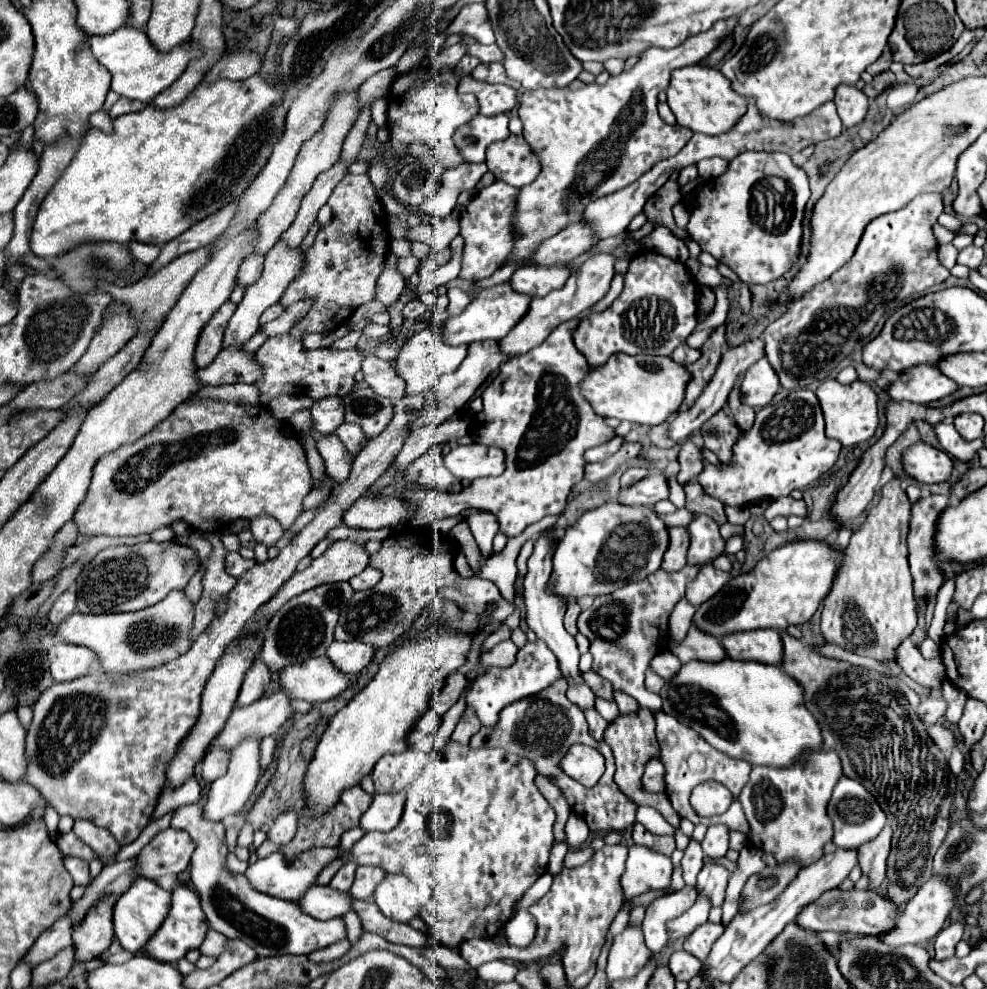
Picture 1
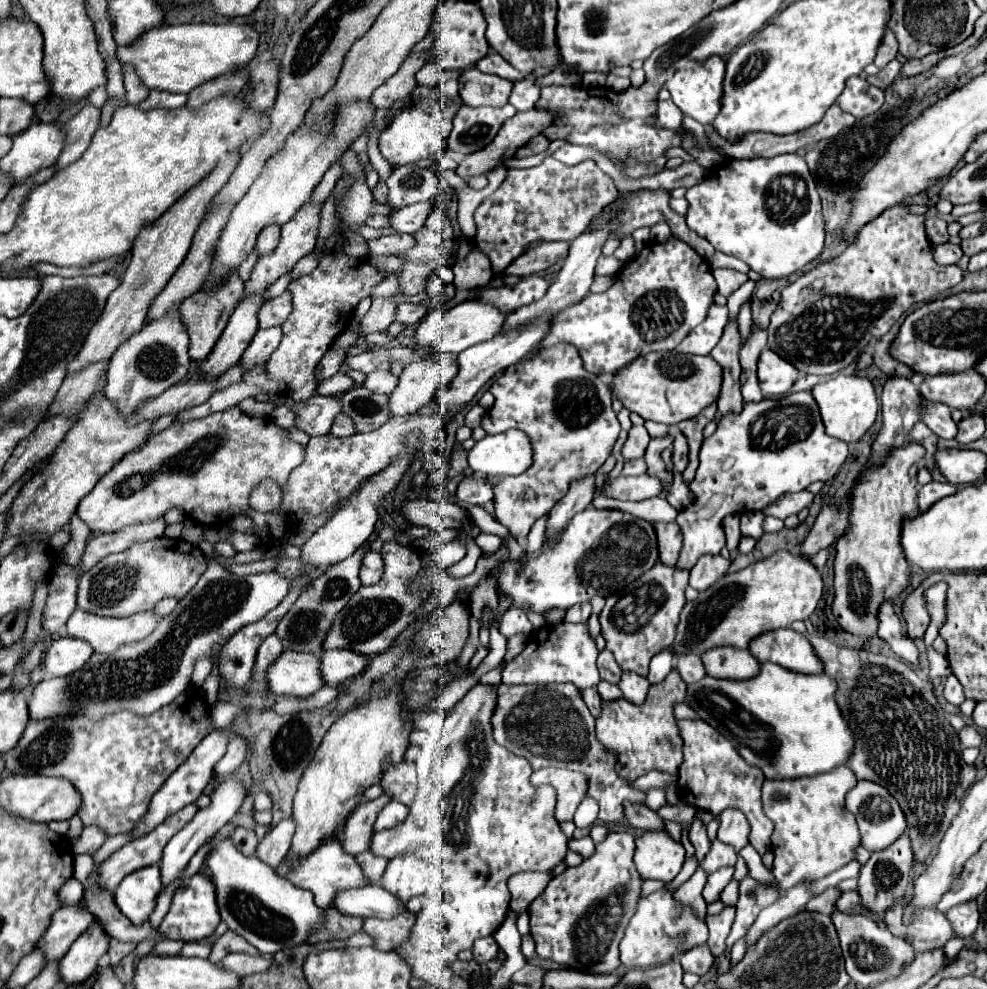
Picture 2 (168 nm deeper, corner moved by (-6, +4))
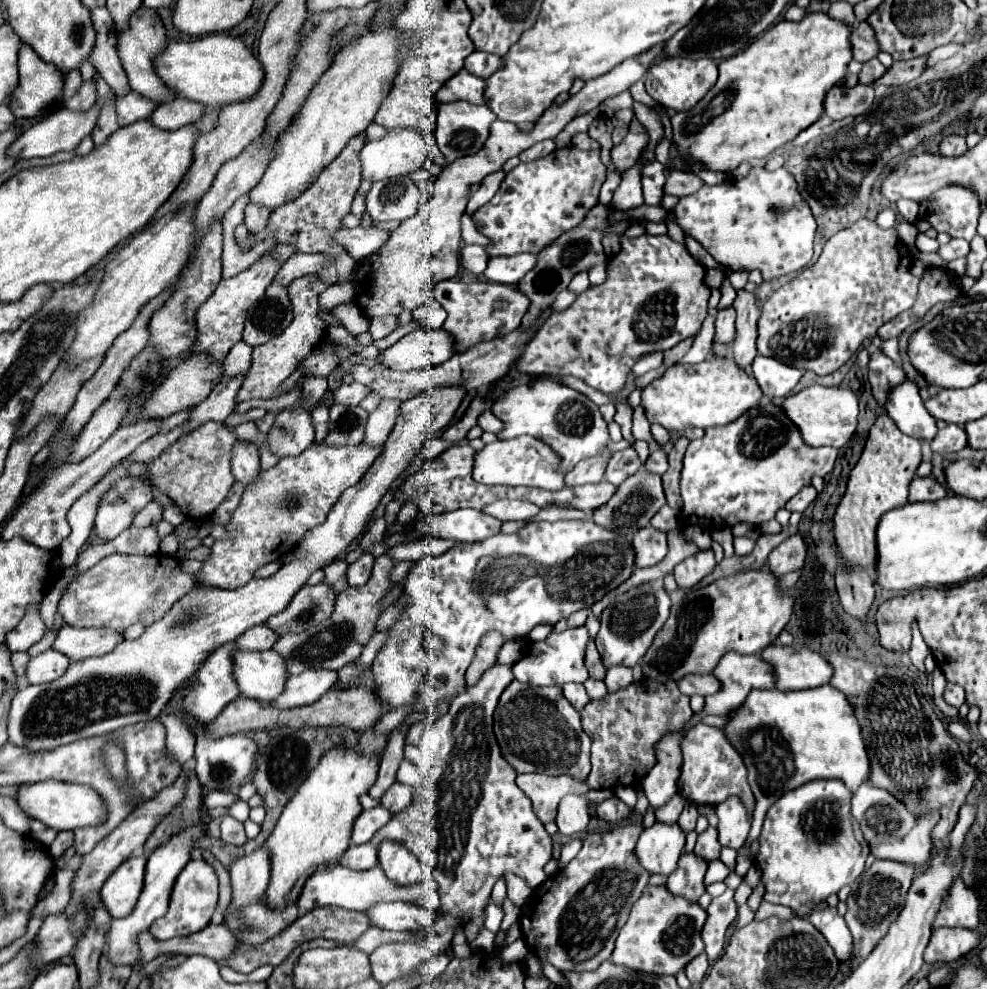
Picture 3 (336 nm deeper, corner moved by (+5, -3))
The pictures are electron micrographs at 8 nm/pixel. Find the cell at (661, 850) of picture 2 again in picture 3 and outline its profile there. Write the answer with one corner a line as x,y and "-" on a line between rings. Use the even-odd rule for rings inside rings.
660,823
644,829
638,839
636,855
644,869
650,873
670,875
676,869
676,861
684,849
686,835
678,823

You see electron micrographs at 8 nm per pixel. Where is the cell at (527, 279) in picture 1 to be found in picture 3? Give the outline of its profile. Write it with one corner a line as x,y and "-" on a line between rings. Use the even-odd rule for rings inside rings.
442,281
434,289
436,301
446,309
448,319
442,329
454,337
454,351
464,353
476,343
496,339
520,327
522,317
528,311
528,297
502,283
462,283
462,281

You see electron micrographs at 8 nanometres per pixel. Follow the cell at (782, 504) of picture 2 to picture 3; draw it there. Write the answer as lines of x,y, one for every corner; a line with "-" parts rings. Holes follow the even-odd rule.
808,485
808,487
804,487
804,491
798,491
788,503
786,503
786,509
788,511
798,511
798,513
802,513
814,499
816,499
816,489
812,487
812,485

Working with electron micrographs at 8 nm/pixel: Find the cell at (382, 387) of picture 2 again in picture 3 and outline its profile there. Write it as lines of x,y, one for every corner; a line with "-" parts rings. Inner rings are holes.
360,383
342,385
342,387
338,387
334,391
334,403
340,403
340,405
358,405
368,393
370,393
370,389
360,385

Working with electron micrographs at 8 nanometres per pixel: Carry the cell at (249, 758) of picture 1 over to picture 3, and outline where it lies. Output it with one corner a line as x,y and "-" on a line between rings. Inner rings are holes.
190,827
190,829
184,829
182,833
174,835
168,843
164,843
160,849
156,849
150,857
148,857
148,877
144,875
144,887
142,887
142,893
140,893
140,899
136,903
136,907
132,909
132,913
124,919
114,919
112,921
112,927
108,931
108,949
106,949
106,959
112,963
112,965
134,965
138,961
138,935
142,931
146,931
152,921
156,921
158,917
162,917
166,913
166,907
168,907
168,897
170,897
170,891
172,891
172,885
178,877
178,871
184,869
184,863
190,861
190,851
192,851
192,841
196,841
198,837
202,835
202,829
200,827

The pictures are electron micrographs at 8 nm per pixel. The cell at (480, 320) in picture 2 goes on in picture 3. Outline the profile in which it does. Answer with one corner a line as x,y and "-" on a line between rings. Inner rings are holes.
420,325
414,333
382,351
380,363
394,371
418,371
448,361
452,353
452,337
446,331
426,331

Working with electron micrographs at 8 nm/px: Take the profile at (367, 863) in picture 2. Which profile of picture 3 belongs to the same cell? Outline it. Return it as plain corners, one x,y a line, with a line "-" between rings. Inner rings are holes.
372,843
350,845
340,861
340,865
348,867
348,869
356,869
356,871
372,869
376,863
378,863
378,849

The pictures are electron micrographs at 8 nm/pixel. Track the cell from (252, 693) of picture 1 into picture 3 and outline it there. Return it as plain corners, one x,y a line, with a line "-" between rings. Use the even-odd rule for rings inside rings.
260,623
260,625
244,631
244,635
240,635
236,639
236,645
240,649
266,651
266,649
272,649
272,645
276,643
276,639
278,639
278,635
266,623

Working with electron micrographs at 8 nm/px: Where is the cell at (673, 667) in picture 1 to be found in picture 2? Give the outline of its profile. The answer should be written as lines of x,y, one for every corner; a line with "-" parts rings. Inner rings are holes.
677,656
677,666
675,668
687,684
691,684
695,680
701,680
707,674
699,656

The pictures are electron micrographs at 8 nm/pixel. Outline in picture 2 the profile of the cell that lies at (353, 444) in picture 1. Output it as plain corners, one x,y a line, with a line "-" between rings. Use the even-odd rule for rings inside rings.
339,414
339,416
335,418
335,422
333,422
331,434
333,434
333,436
339,436
339,438
353,436
353,434
355,434
355,424
351,424
351,418
347,418
345,414

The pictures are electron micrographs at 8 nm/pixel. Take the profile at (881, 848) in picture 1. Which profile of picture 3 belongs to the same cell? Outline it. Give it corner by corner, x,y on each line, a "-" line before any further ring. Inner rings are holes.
876,861
870,869
866,869
860,875
860,879
852,883
852,891
848,897
848,913
844,919
854,937
852,955
856,955
856,965
872,953
872,947
876,947
876,943
888,933
888,927
898,919
906,903
906,893
912,885
914,871
916,869
906,863

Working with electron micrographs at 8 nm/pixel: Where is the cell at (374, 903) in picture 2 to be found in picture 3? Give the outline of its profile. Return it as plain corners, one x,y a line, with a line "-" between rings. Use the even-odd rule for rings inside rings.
378,903
366,911
370,921
380,929
392,931
418,931
430,929
436,921
436,911
410,903

